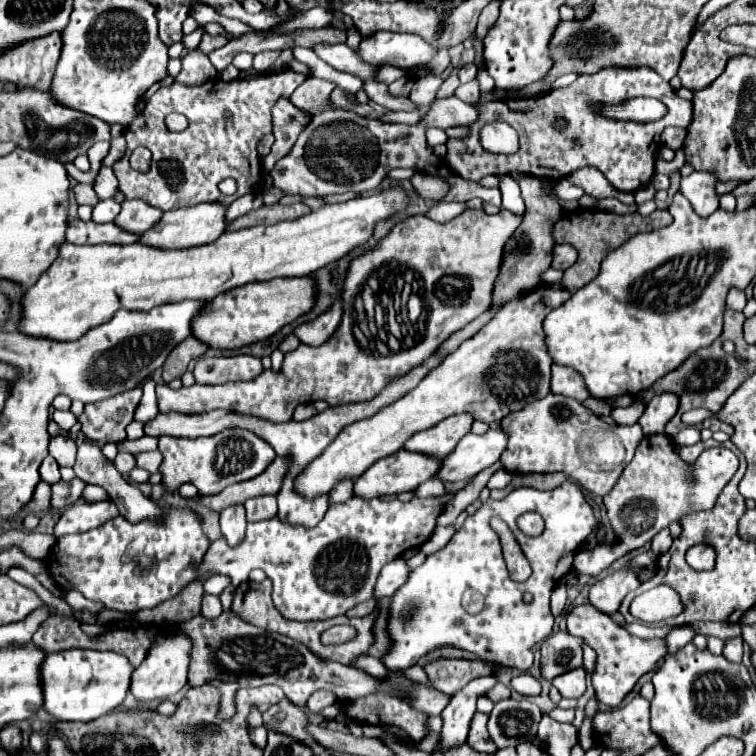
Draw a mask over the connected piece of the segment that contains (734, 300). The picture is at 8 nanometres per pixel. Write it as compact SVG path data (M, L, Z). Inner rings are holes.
M731 290L729 292L729 296L727 296L727 308L741 312L745 308L745 304L747 304L745 292L741 292L741 290Z

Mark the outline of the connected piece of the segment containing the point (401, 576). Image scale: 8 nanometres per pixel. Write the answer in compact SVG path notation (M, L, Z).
M395 558L393 562L389 562L389 566L385 566L377 578L377 584L373 590L373 600L391 598L405 584L407 576L409 576L409 568L403 558Z

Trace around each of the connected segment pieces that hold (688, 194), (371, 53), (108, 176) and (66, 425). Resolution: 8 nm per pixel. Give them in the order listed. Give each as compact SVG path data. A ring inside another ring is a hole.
M693 172L685 178L681 178L681 192L697 214L713 214L713 210L719 208L719 194L715 192L717 176L713 172Z
M377 32L373 38L361 42L359 52L365 62L381 66L415 66L431 62L437 54L437 48L427 44L417 34L393 34L393 32Z
M101 168L97 178L95 178L95 194L99 200L107 200L107 198L113 198L119 190L119 182L117 182L117 176L111 168Z
M55 410L55 412L53 412L53 420L55 420L63 430L69 430L69 428L77 422L75 414L69 412L69 410Z

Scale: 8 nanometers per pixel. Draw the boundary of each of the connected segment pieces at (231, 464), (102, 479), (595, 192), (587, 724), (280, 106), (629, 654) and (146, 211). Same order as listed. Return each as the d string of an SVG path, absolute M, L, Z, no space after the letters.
M225 430L223 434L215 434L209 438L161 436L159 450L163 454L163 462L159 468L159 472L163 474L163 484L175 490L183 482L193 482L203 496L219 494L231 484L259 476L277 456L265 440L249 434L247 430Z
M83 442L77 450L77 462L73 466L77 478L81 478L83 482L87 484L95 484L95 486L101 486L107 490L107 494L111 496L113 502L117 502L119 506L119 512L121 516L129 518L129 520L141 520L141 518L159 518L161 516L161 508L157 504L151 502L151 498L143 496L141 490L137 490L135 486L131 486L119 472L117 468L113 466L113 462L109 462L103 454L101 454L101 448L95 446L93 442Z
M581 168L581 170L575 170L566 178L573 185L581 186L585 190L585 194L589 194L593 198L617 198L627 205L635 203L634 193L615 190L597 168Z
M593 717L586 718L578 733L578 742L581 745L581 747L587 751L593 744L595 743L595 740L593 738L592 734L592 723L593 723Z
M289 100L277 102L277 106L273 108L275 144L273 144L271 152L261 160L263 172L271 172L273 166L277 164L277 160L289 154L289 150L293 148L297 136L301 134L301 130L305 128L307 122L309 122L309 118L299 108L295 108Z
M591 604L573 606L569 610L567 632L583 638L585 644L589 644L595 650L597 660L595 660L595 670L593 670L593 676L591 676L591 684L595 688L597 702L607 706L607 708L609 706L617 708L621 704L621 700L625 698L625 694L633 690L637 680L643 674L647 674L649 670L653 670L653 666L667 654L667 644L665 644L663 638L643 640L643 638L631 636L623 626L615 624L611 620L611 616L601 614Z
M125 200L123 210L117 216L115 224L123 230L133 230L133 234L143 234L149 228L153 228L163 216L163 210L157 210L145 202L137 200Z

